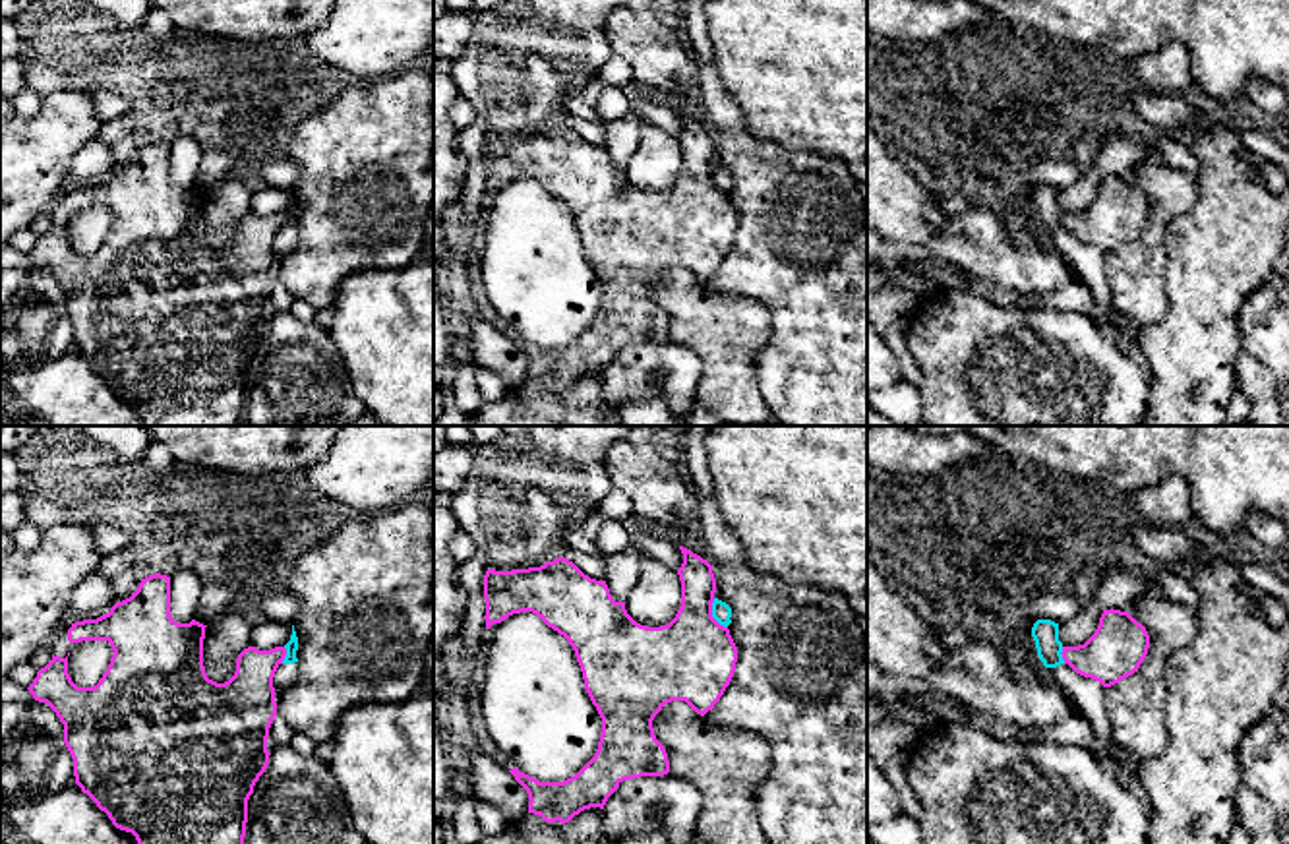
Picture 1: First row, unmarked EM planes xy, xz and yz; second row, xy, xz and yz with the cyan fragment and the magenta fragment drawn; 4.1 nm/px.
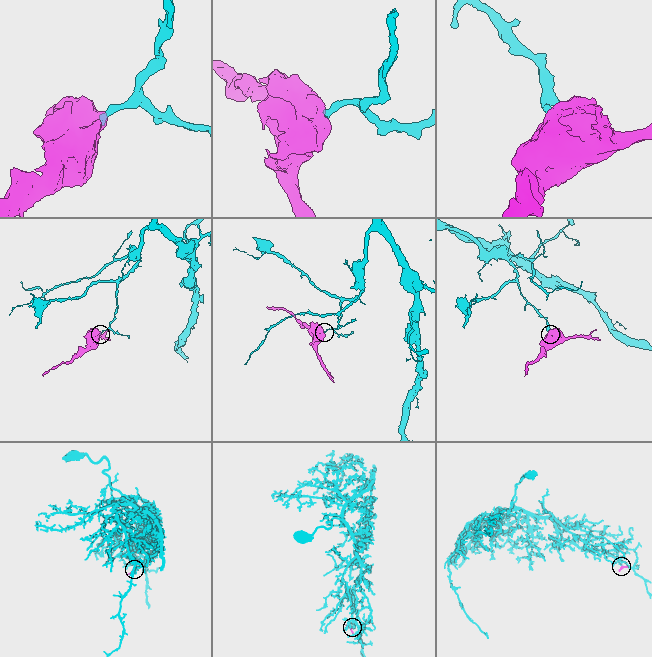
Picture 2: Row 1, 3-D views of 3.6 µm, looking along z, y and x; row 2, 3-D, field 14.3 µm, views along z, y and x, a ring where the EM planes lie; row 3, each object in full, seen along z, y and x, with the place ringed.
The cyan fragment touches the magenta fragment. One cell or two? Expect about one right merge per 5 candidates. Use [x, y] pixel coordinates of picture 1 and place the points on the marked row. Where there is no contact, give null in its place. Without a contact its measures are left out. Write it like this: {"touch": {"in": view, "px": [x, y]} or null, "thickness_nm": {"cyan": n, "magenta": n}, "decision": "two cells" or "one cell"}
{"touch": {"in": "xz", "px": [713, 614]}, "thickness_nm": {"cyan": 80, "magenta": 360}, "decision": "two cells"}

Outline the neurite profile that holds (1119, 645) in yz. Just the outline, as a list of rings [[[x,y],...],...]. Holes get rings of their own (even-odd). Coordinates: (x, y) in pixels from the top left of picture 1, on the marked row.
[[[1103,610],[1095,633],[1078,647],[1063,647],[1063,660],[1076,674],[1111,687],[1144,662],[1150,635],[1128,612]]]

